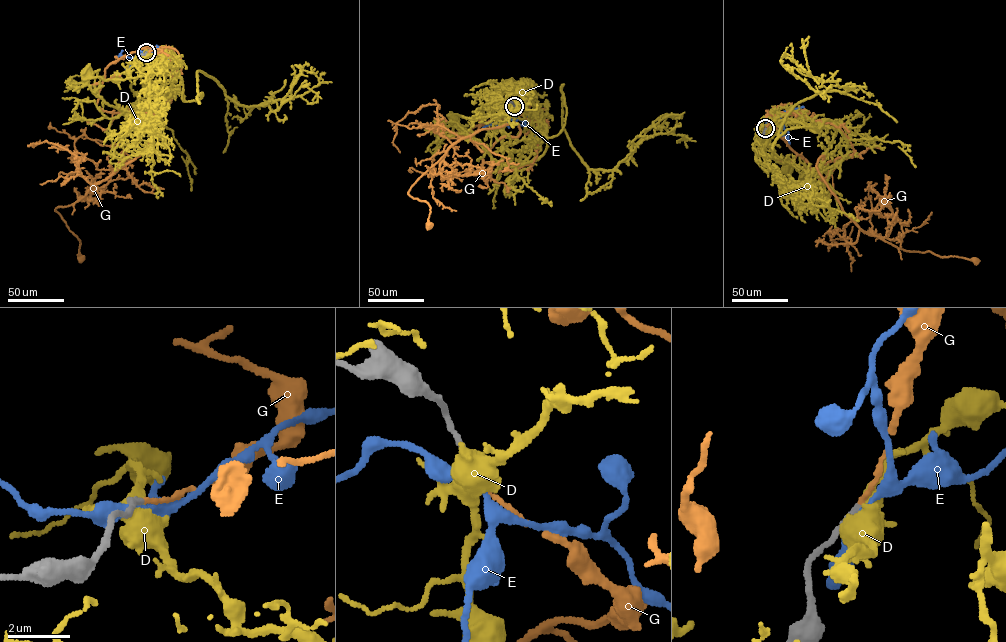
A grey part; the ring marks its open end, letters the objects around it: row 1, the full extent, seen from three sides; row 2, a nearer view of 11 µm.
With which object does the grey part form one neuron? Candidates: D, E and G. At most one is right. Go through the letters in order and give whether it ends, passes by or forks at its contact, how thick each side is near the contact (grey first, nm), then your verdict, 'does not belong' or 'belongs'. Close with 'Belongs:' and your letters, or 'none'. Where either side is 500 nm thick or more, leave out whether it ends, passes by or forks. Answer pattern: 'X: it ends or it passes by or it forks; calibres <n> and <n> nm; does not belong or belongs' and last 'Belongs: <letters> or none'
D: calibres 240 and 600 nm; does not belong
E: it passes by; calibres 220 and 260 nm; does not belong
G: it ends; calibres 200 and 110 nm; belongs
Belongs: G

